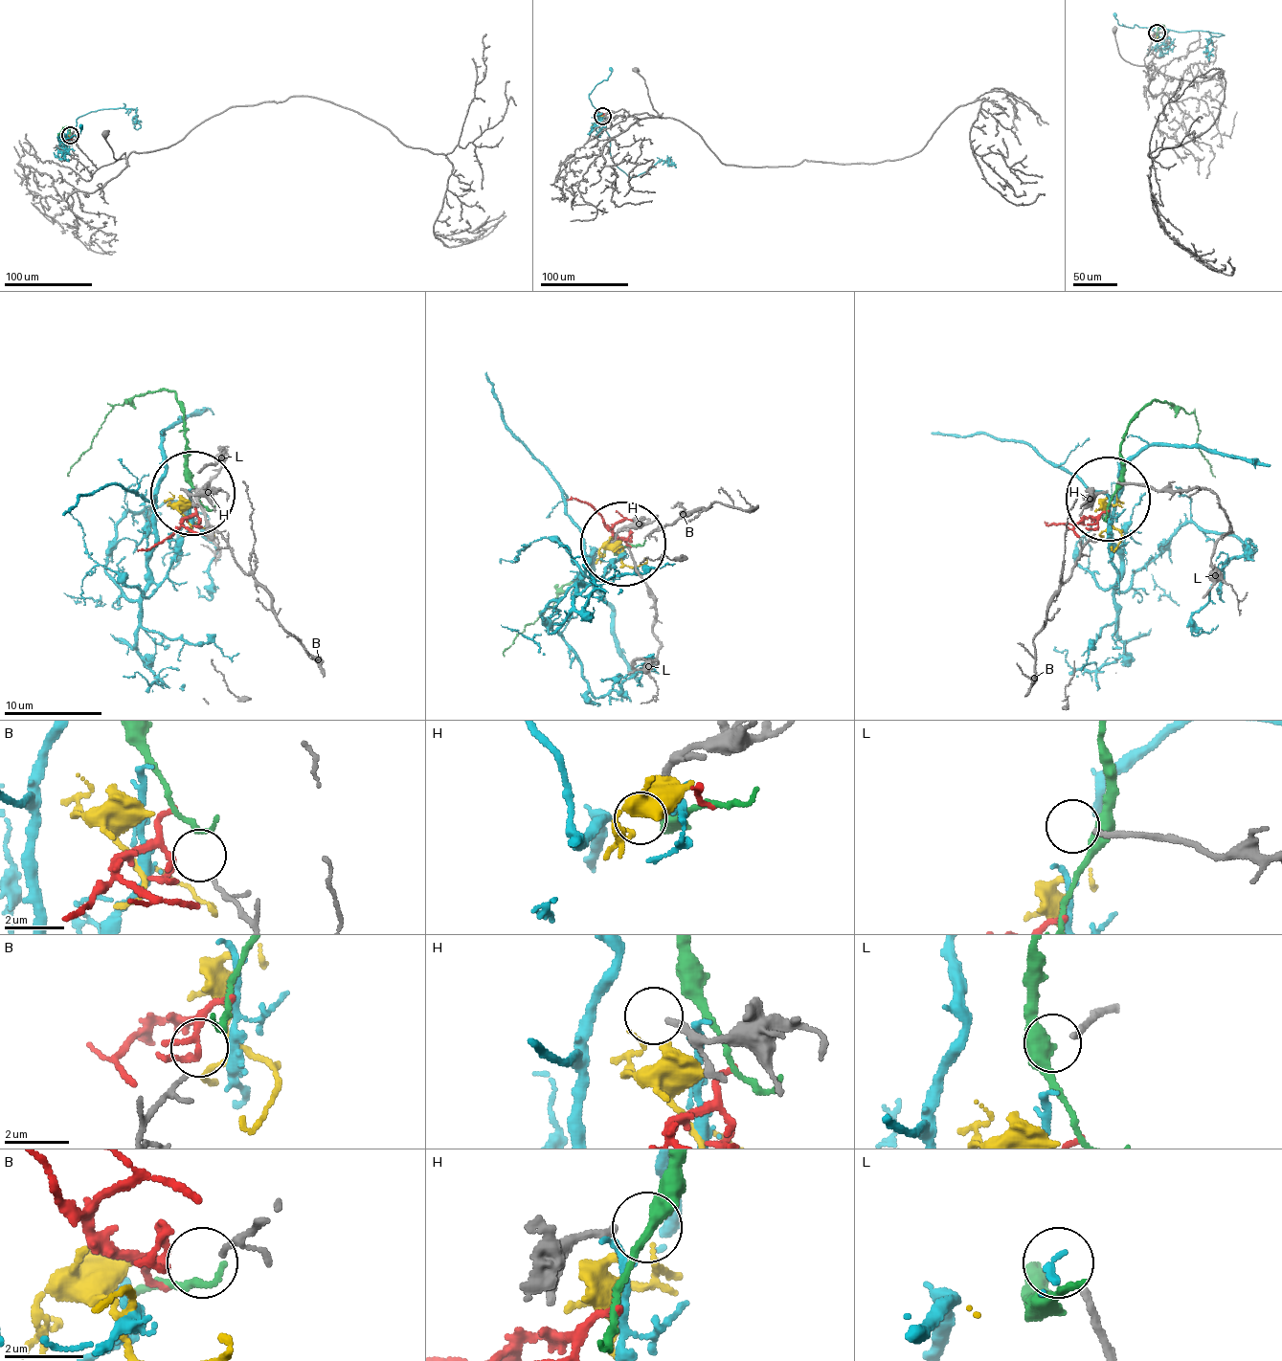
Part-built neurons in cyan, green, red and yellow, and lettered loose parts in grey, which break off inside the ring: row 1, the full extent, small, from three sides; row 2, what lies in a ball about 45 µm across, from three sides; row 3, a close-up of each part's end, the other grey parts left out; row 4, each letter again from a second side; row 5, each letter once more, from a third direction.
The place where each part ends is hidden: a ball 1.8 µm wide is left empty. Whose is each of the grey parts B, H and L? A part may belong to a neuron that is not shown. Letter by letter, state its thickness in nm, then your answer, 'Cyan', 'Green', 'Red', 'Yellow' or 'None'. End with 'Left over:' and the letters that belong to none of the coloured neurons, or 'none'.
B: Thickness 110 nm. Green
H: Thickness 190 nm. None
L: Thickness 180 nm. None
Left over: H, L

